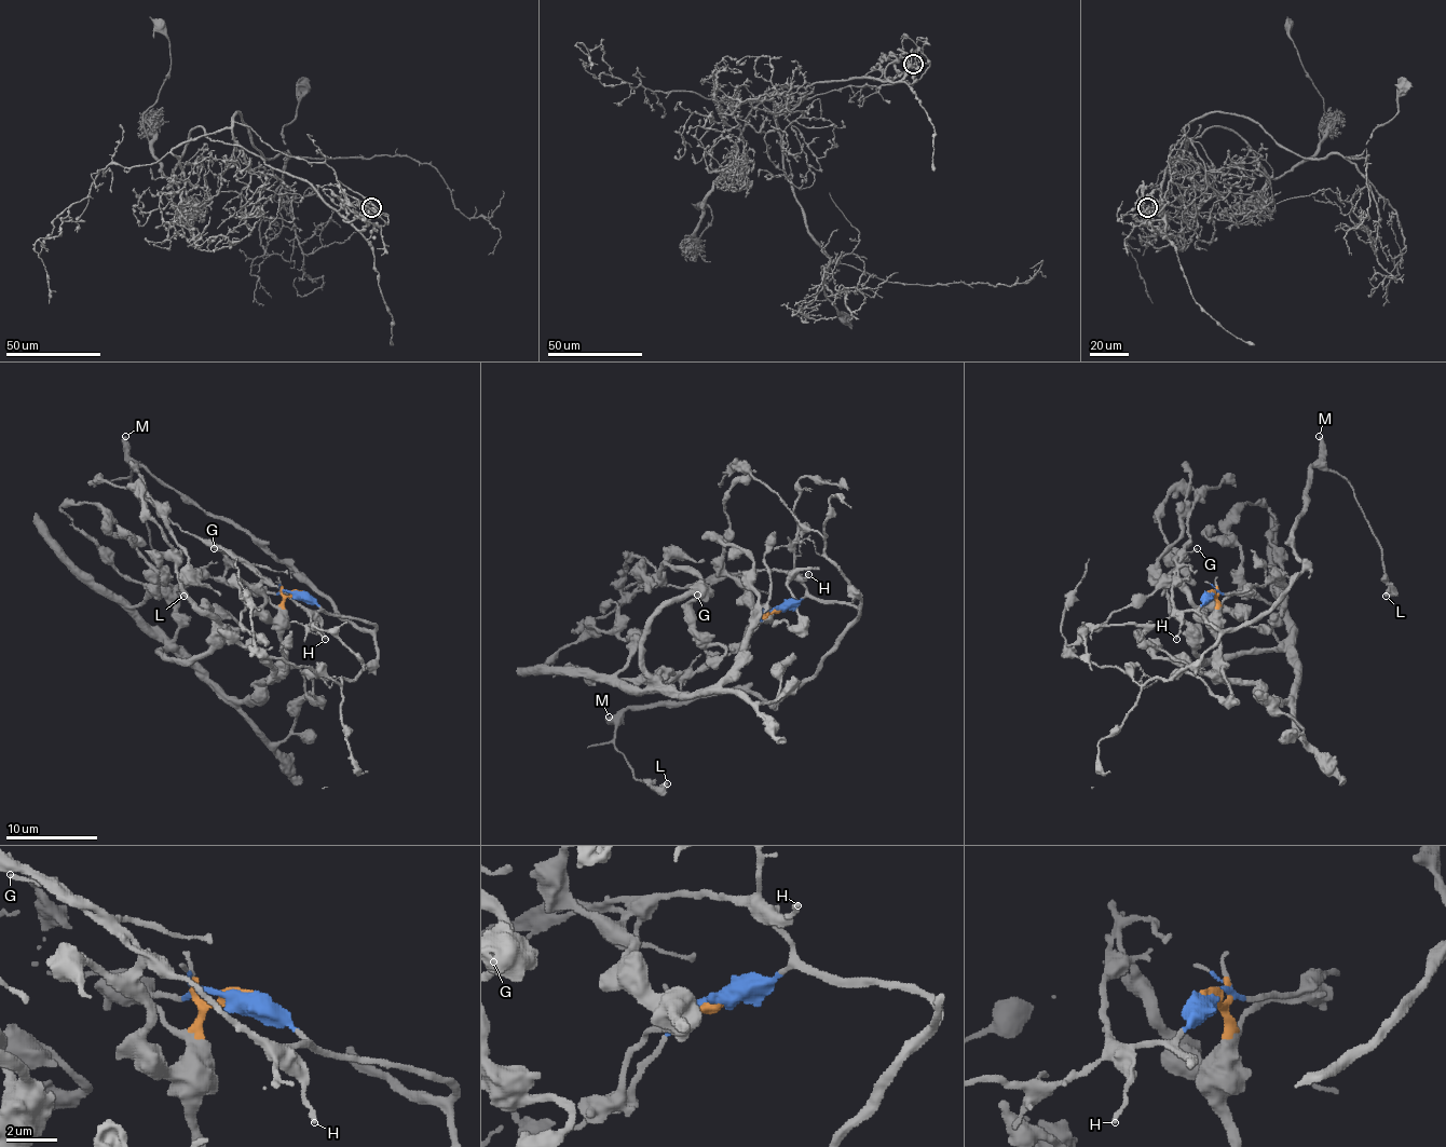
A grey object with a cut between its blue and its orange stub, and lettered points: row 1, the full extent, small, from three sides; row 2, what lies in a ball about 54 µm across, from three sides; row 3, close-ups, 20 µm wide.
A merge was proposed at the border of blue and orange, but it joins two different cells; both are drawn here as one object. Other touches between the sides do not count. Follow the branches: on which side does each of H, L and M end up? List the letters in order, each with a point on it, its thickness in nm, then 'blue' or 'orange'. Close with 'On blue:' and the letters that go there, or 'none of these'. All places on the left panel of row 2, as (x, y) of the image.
H: place (325, 639); calibre 180 nm; blue
L: place (183, 596); calibre 550 nm; blue
M: place (125, 436); calibre 380 nm; blue
On blue: H, L, M

